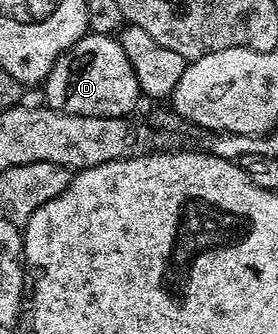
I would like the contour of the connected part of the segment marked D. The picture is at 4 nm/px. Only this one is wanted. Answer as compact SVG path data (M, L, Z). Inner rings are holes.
M86 33L72 49L64 51L57 58L51 73L45 78L43 90L45 90L44 102L49 108L79 117L123 119L132 116L132 111L137 107L137 99L142 98L141 86L135 77L135 69L131 69L131 61L127 61L127 53L123 53L120 38L92 33Z

